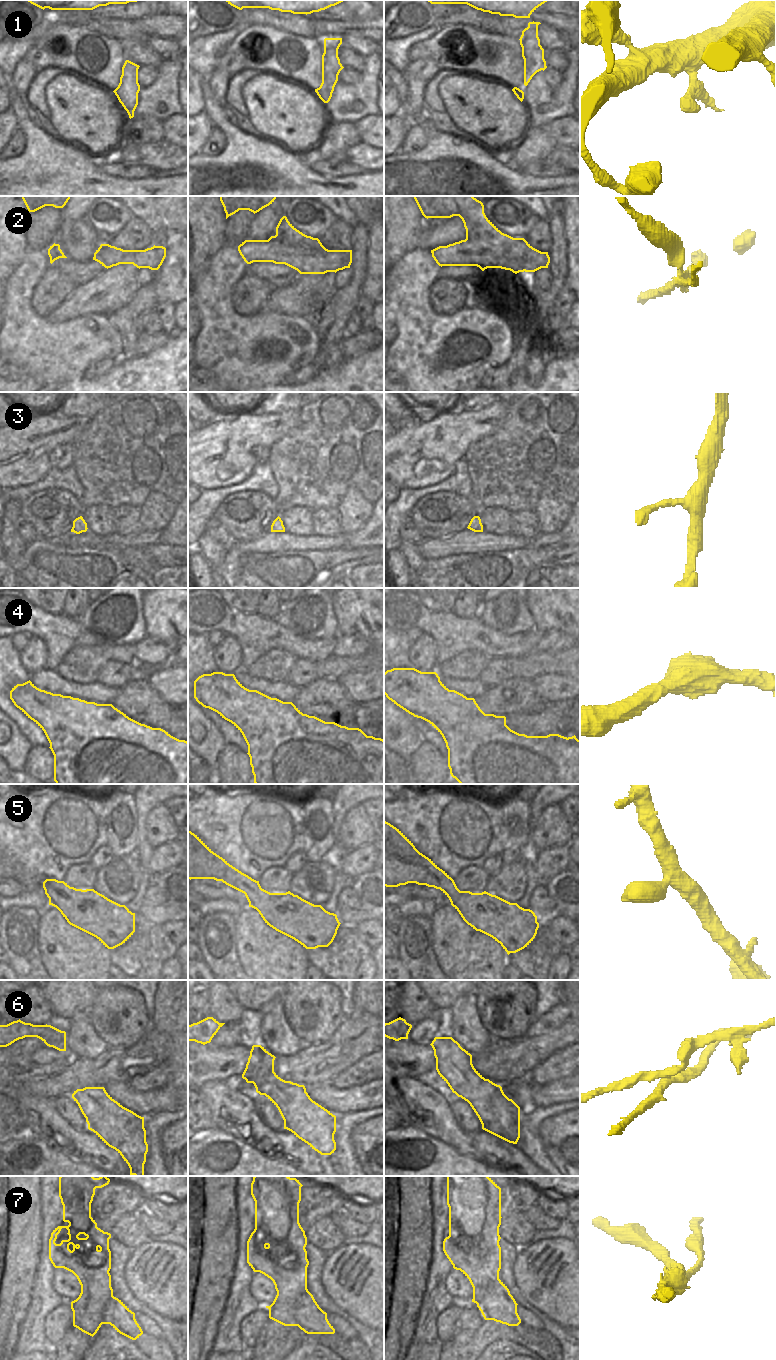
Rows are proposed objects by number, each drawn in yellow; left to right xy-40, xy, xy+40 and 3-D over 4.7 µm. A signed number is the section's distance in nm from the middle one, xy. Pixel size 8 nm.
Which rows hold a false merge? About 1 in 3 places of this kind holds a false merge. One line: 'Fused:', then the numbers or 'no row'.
Fused: 2, 6, 7.

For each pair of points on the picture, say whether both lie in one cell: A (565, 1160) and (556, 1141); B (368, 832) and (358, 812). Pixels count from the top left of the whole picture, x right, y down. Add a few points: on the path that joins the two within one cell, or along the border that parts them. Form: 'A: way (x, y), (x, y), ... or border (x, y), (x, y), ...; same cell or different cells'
A: way (565, 1155), (565, 1150), (561, 1146); same cell
B: way (363, 827), (358, 822), (358, 817); same cell

